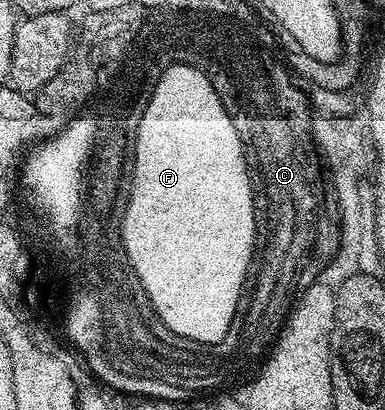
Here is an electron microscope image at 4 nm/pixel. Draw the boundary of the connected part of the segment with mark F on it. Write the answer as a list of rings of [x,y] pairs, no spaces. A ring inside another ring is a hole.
[[[194,66],[188,70],[164,72],[148,100],[148,108],[138,125],[138,139],[134,141],[132,173],[128,178],[128,197],[125,199],[126,211],[122,217],[122,243],[128,260],[143,285],[144,292],[151,302],[160,321],[172,332],[187,337],[188,340],[204,343],[227,341],[230,326],[235,325],[236,299],[239,298],[244,284],[244,272],[251,266],[256,250],[250,246],[250,205],[254,202],[251,193],[250,172],[247,169],[246,156],[236,128],[229,118],[224,104],[218,99],[209,77]]]

